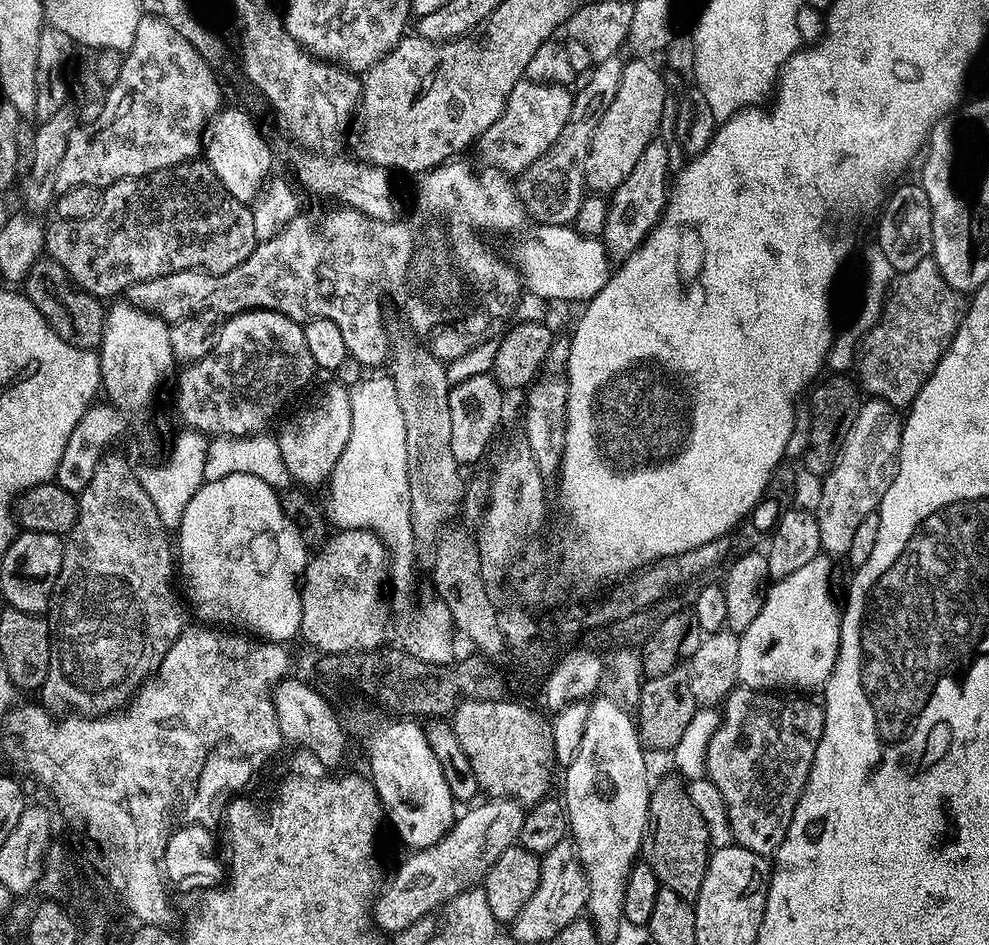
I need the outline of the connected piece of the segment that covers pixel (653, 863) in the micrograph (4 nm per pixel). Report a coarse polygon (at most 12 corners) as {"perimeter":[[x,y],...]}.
{"perimeter":[[679,775],[648,797],[643,863],[695,901],[708,826]]}

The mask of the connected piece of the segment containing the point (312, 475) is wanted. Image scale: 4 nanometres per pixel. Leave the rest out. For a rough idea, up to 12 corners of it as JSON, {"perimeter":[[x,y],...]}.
{"perimeter":[[326,385],[278,432],[297,483],[324,485],[350,438],[350,390]]}

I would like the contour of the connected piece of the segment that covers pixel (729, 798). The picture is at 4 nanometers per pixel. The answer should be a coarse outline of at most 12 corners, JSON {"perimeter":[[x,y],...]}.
{"perimeter":[[737,686],[706,776],[739,847],[782,846],[824,710]]}

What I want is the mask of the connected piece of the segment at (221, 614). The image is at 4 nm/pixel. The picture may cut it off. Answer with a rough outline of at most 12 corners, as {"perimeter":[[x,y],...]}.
{"perimeter":[[209,480],[178,576],[212,626],[298,632],[306,545],[277,489]]}

